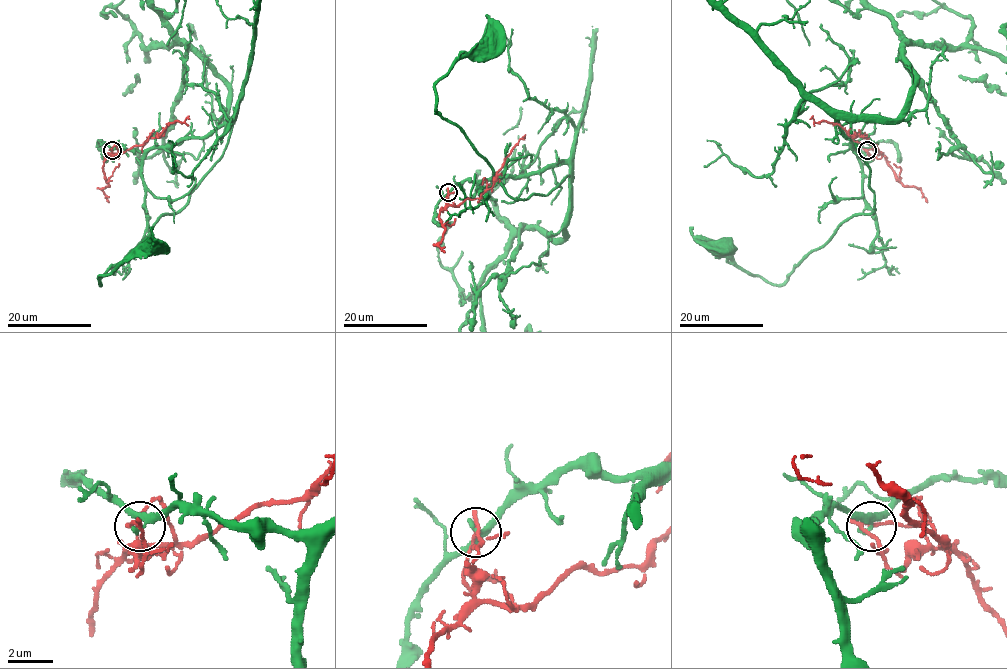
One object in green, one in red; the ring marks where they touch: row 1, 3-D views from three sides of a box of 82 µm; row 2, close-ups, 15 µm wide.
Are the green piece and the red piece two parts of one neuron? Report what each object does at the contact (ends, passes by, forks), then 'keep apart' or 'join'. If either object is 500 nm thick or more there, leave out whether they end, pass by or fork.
green passes by | red passes by | keep apart

